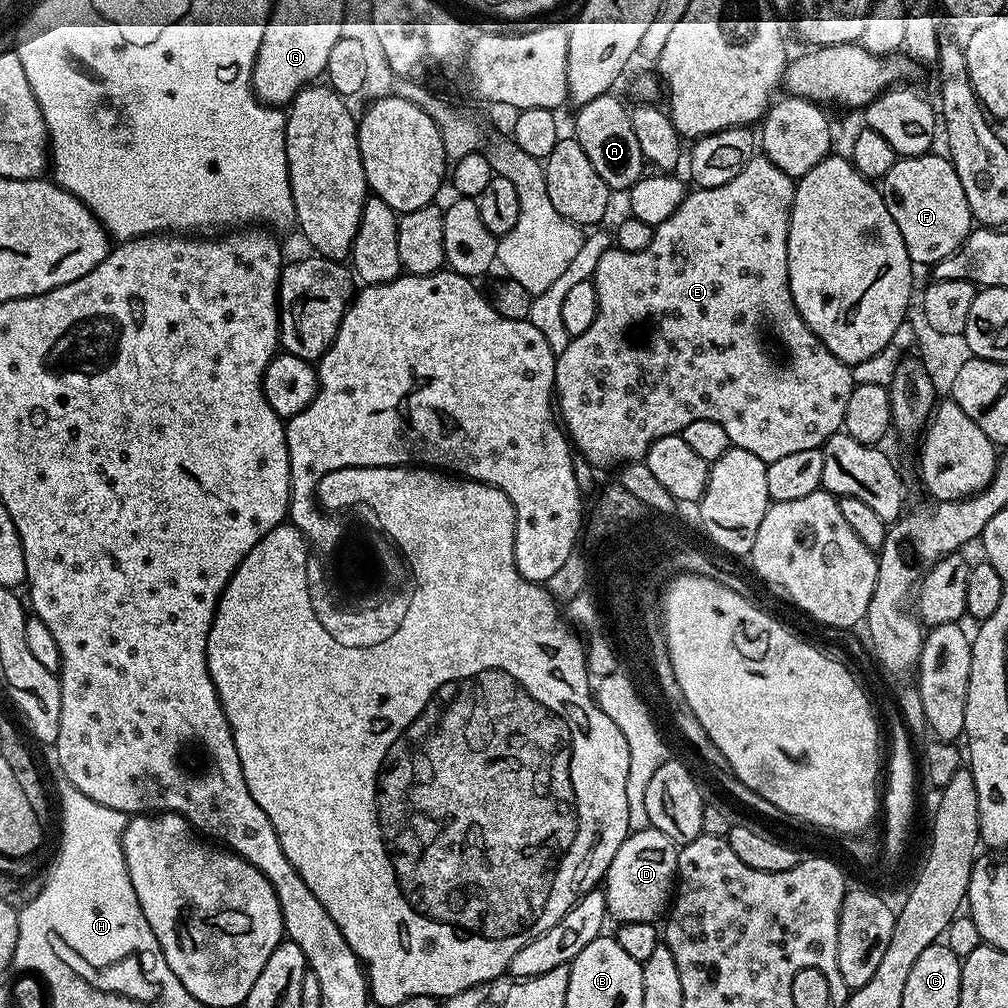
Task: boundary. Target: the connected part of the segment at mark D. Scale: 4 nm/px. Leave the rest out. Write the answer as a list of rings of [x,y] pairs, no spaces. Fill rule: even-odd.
[[[647,827],[633,831],[618,846],[618,854],[610,862],[602,881],[609,917],[620,924],[646,922],[651,924],[665,915],[670,904],[670,893],[677,883],[676,854],[678,845],[662,830]]]

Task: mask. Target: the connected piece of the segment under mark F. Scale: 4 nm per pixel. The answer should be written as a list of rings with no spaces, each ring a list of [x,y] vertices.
[[[944,154],[934,155],[897,158],[882,178],[886,210],[898,222],[902,242],[906,242],[906,250],[916,266],[931,266],[957,252],[974,227],[966,190],[962,190],[951,159]]]

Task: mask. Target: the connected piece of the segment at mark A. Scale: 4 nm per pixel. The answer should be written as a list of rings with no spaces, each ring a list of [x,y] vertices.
[[[609,94],[594,98],[594,102],[579,105],[577,112],[580,113],[576,116],[574,139],[582,146],[582,150],[586,150],[586,158],[590,158],[594,170],[598,170],[598,178],[602,178],[602,182],[606,182],[606,186],[613,193],[627,193],[646,172],[646,161],[642,154],[642,146],[638,146],[638,137],[634,134],[631,111],[627,107],[624,109],[623,102],[616,97],[616,94]]]

